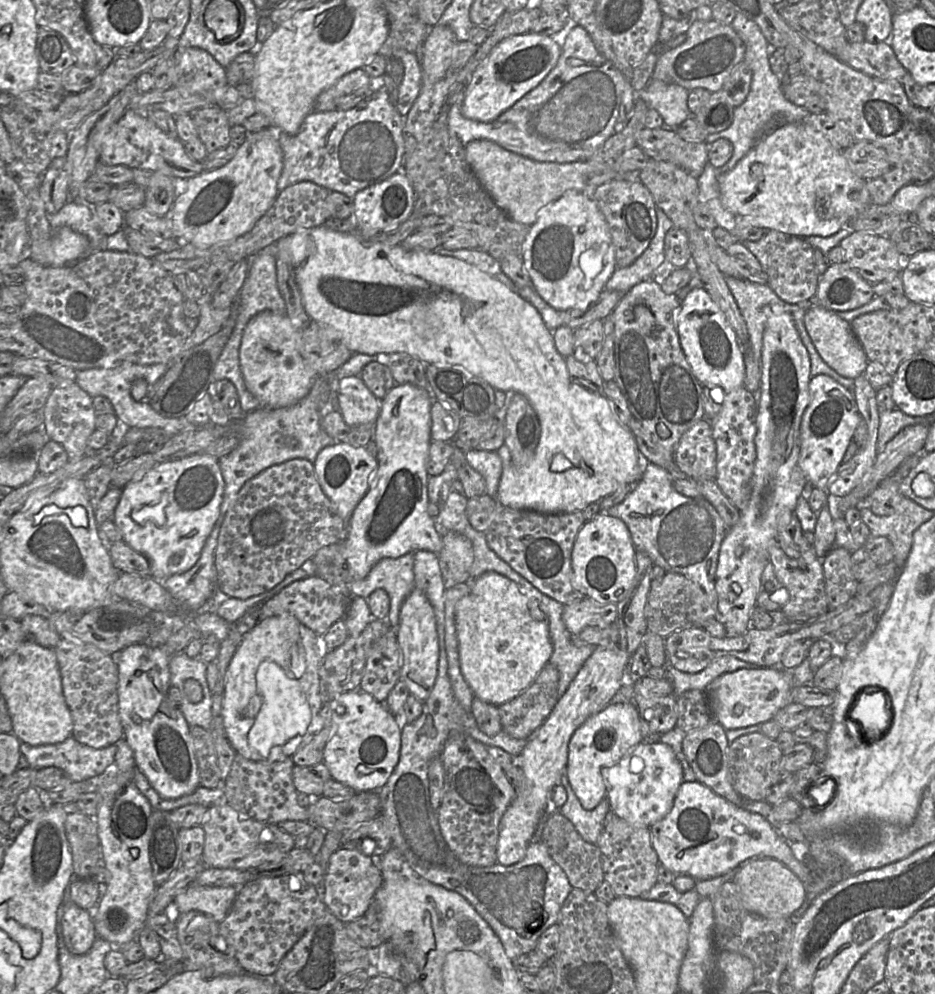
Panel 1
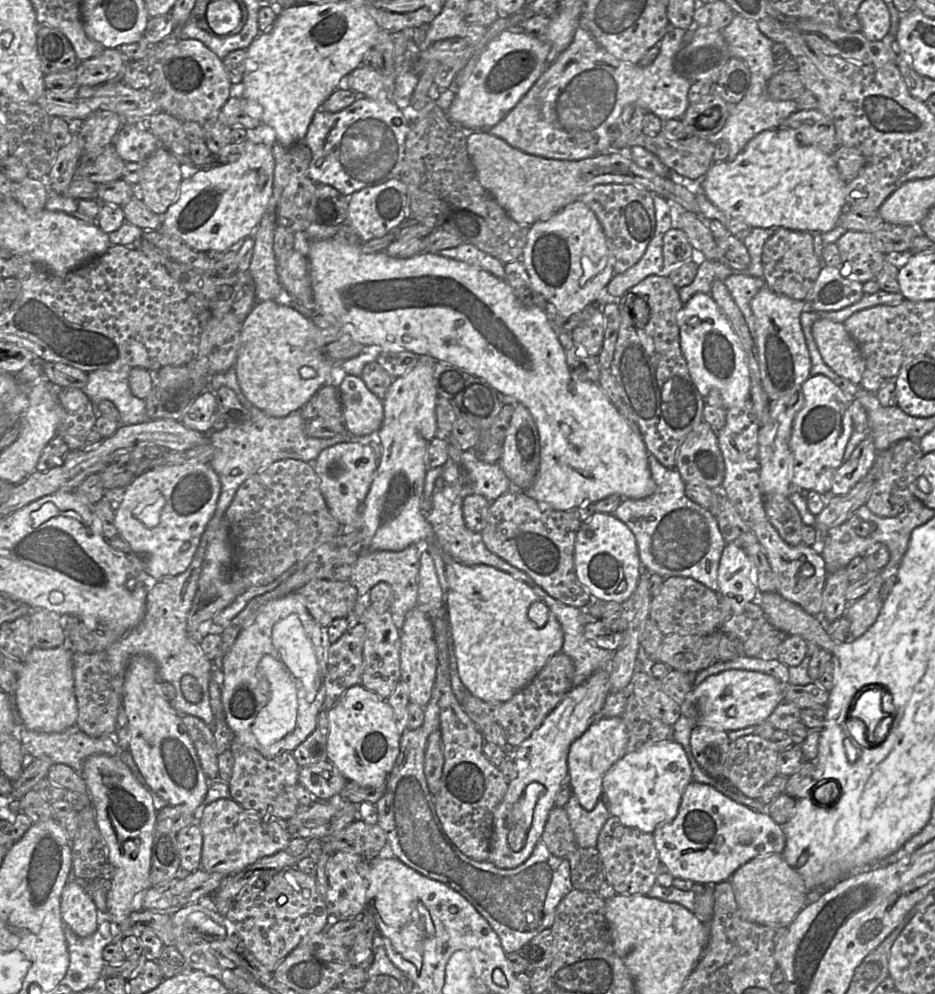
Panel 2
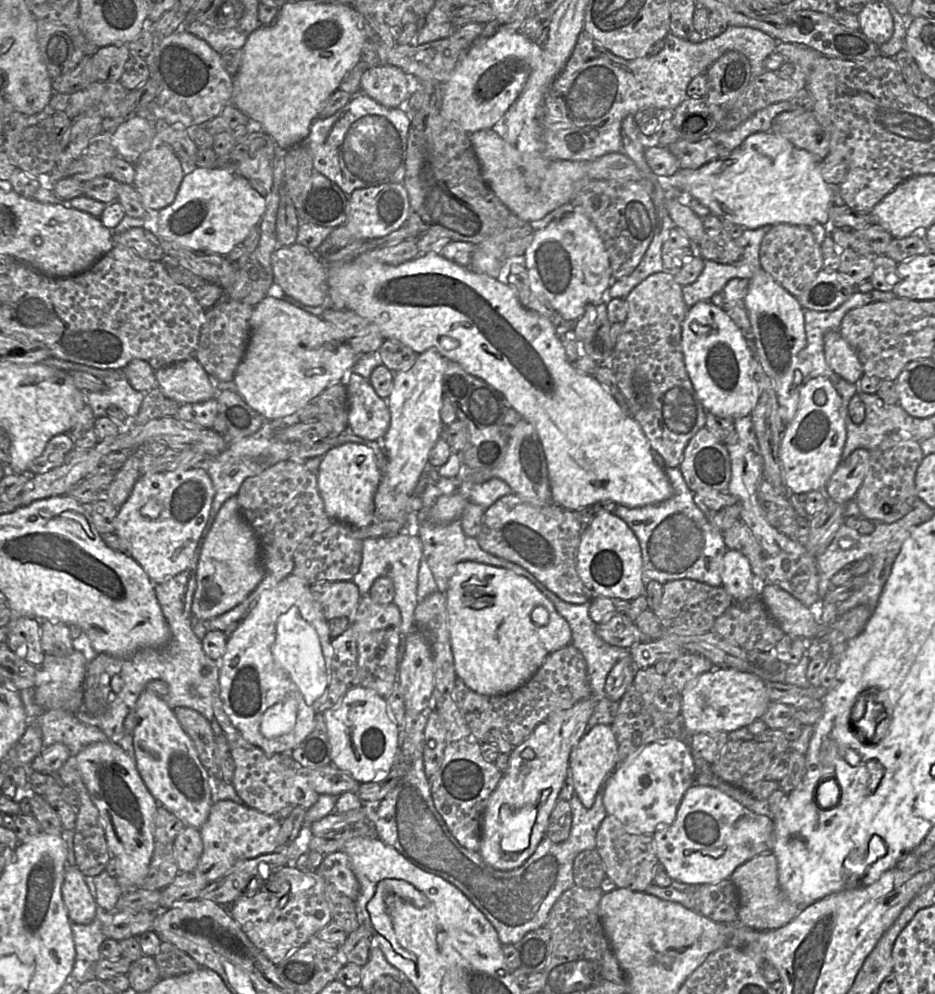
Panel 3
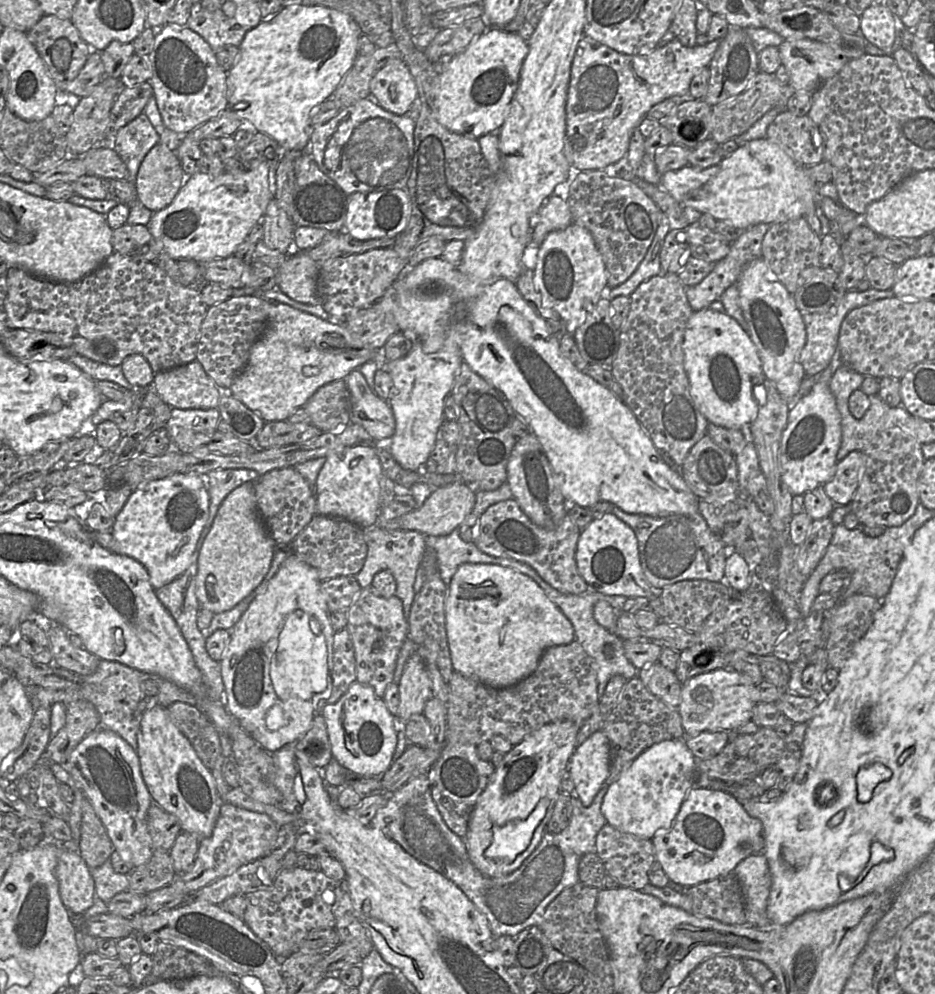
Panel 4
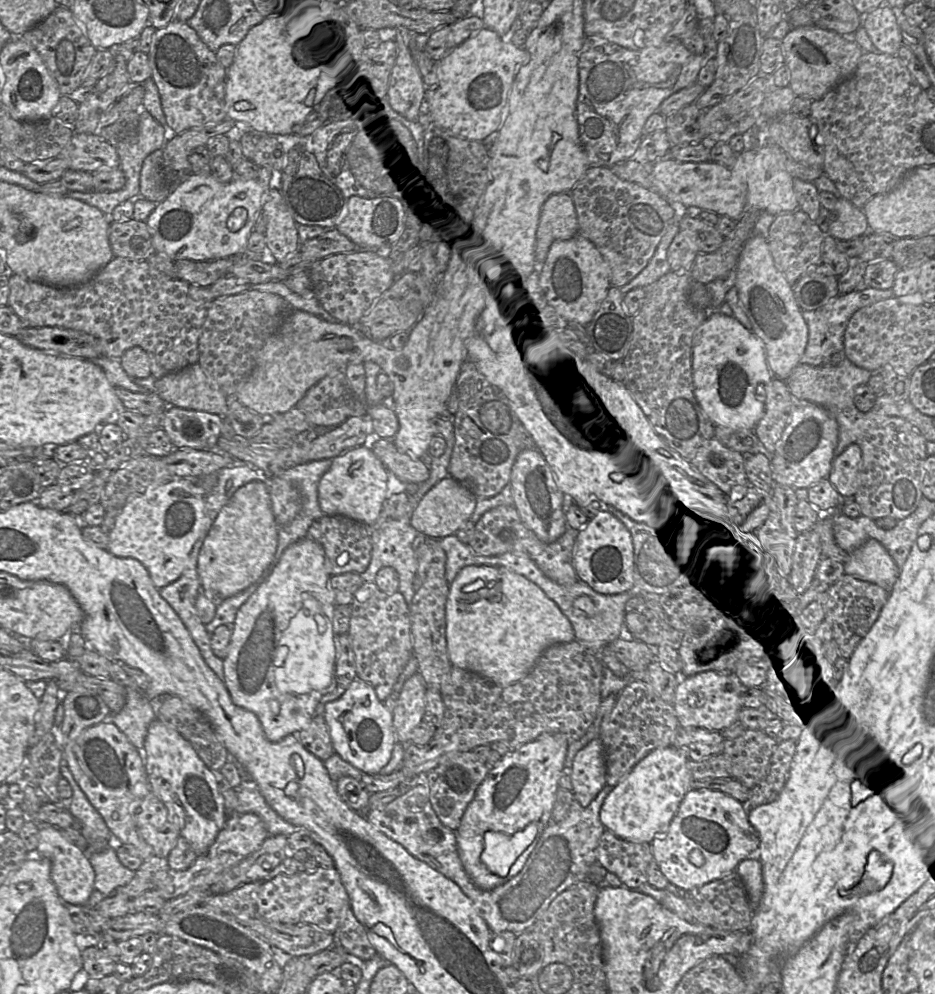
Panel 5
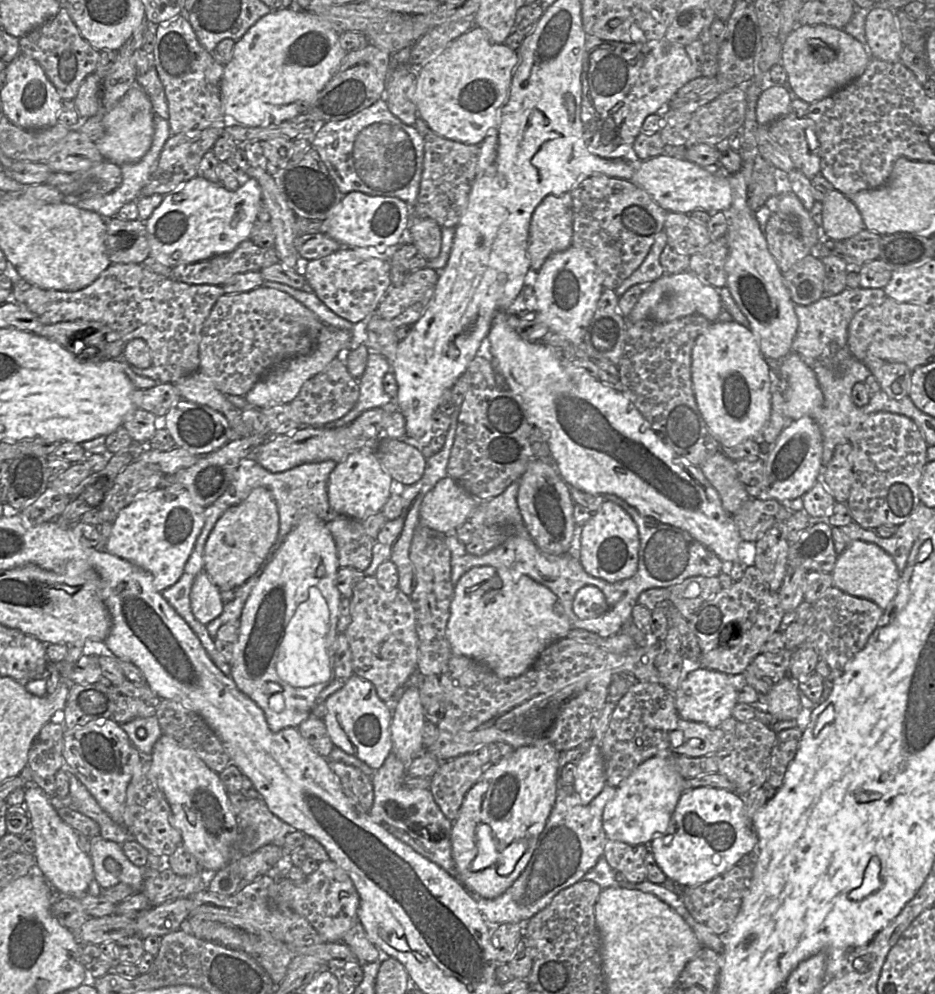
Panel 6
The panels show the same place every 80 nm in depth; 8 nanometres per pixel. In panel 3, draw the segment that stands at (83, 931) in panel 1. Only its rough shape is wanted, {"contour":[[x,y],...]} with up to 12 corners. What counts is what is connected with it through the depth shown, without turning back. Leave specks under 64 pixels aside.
{"contour":[[68,865],[62,898],[72,923],[88,925],[97,903],[86,877]]}

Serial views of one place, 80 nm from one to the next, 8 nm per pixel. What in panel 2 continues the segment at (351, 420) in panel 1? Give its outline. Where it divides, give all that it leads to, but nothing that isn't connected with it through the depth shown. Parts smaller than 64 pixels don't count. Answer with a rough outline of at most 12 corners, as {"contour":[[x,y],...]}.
{"contour":[[343,372],[337,387],[348,433],[374,437],[383,401],[361,377]]}

